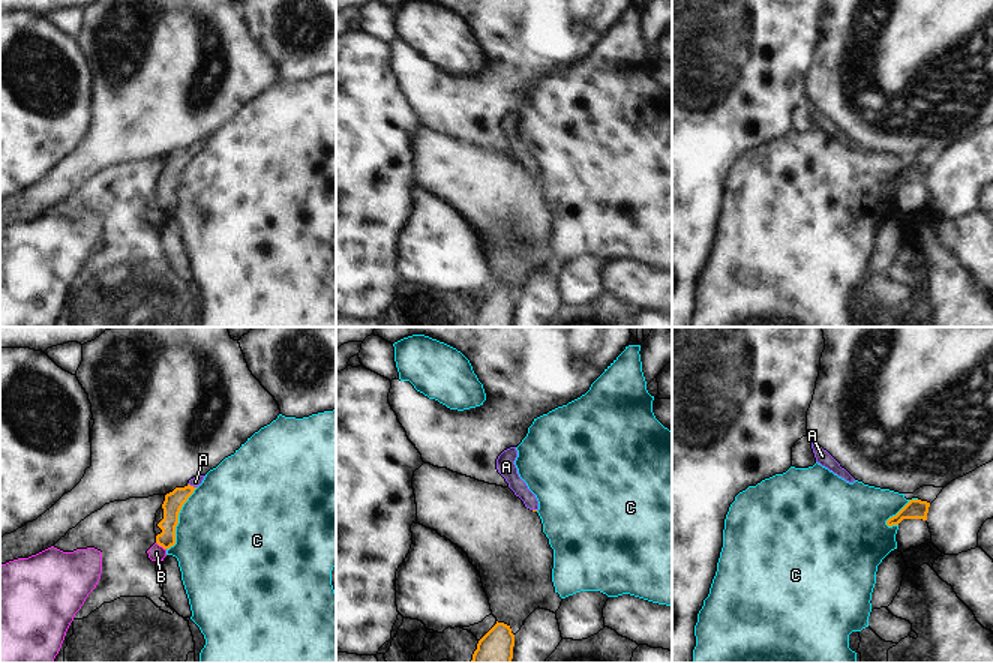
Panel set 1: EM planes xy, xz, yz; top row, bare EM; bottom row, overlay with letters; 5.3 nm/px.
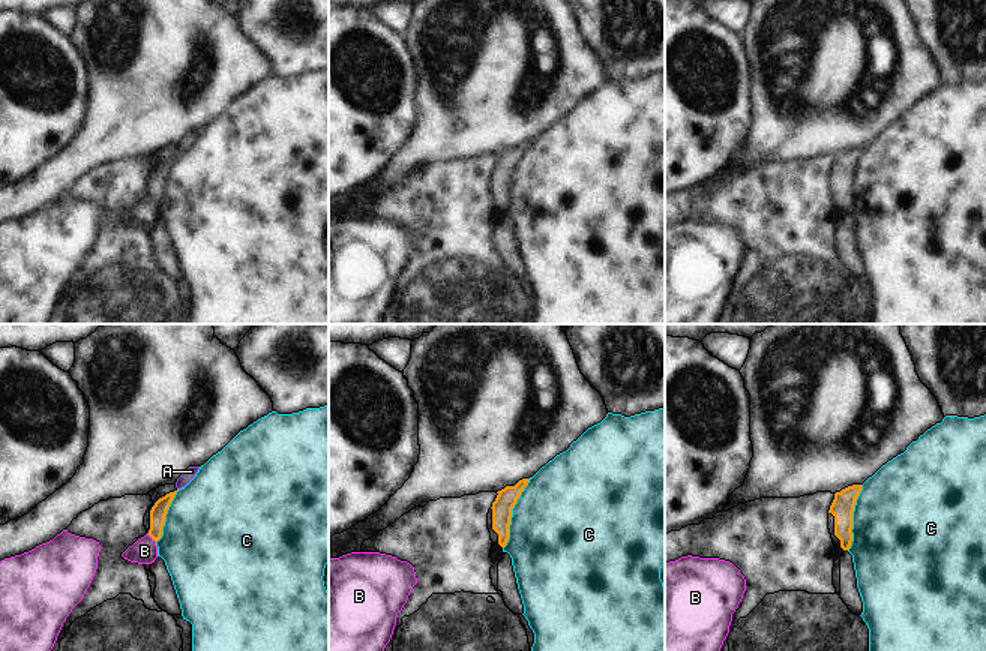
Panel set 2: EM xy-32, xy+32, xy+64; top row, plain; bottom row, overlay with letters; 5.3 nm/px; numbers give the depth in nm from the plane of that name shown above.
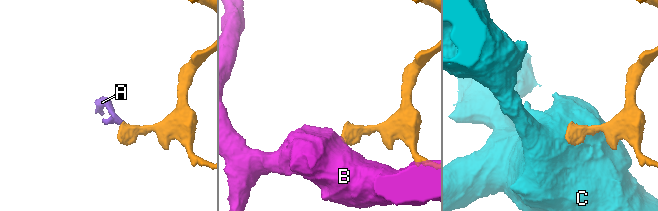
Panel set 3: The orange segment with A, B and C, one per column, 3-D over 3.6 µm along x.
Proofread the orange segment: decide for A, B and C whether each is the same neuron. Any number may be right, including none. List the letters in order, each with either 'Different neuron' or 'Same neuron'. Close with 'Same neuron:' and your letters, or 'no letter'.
A: Same neuron
B: Different neuron
C: Different neuron
Same neuron: A.

